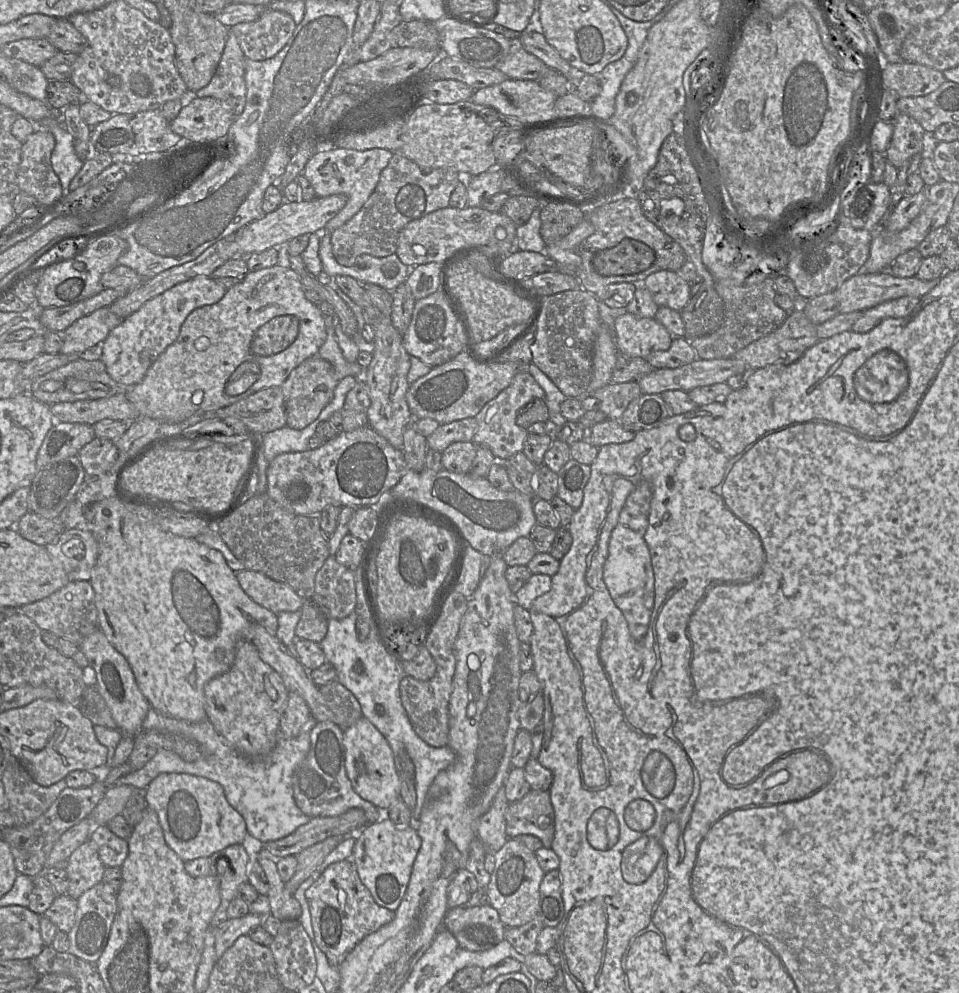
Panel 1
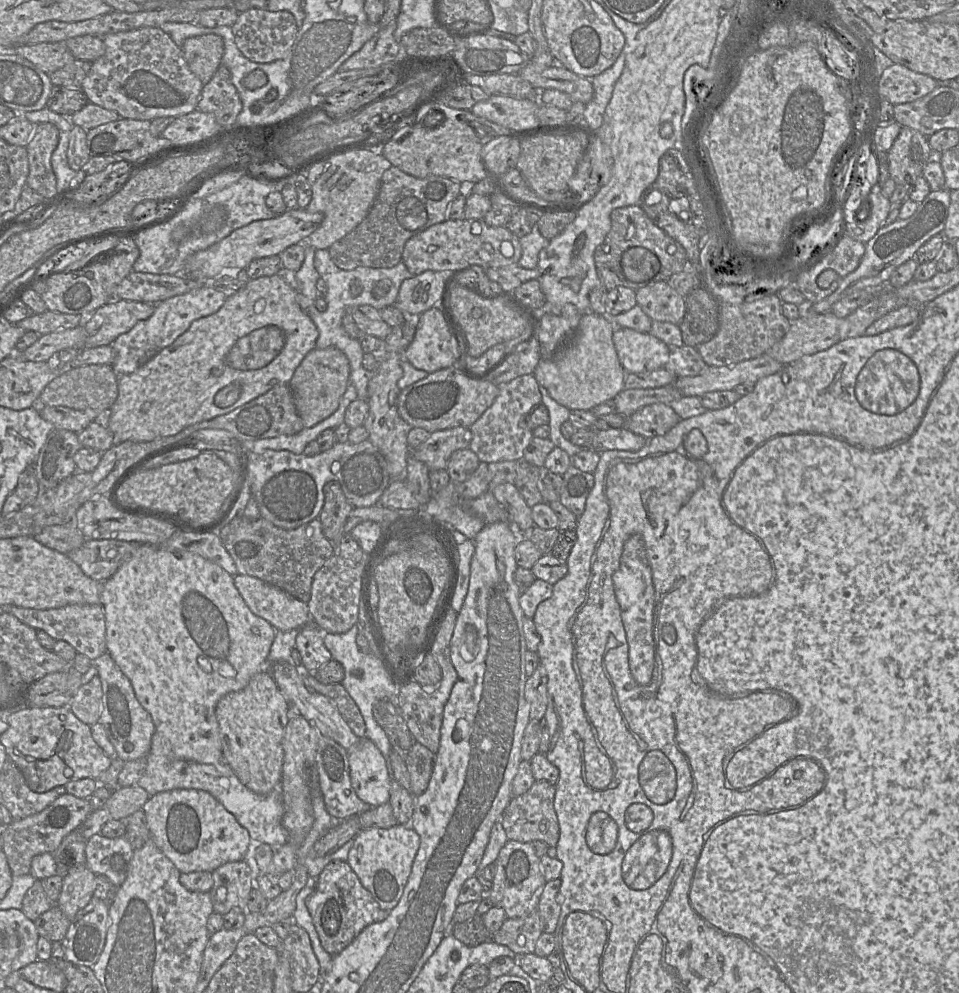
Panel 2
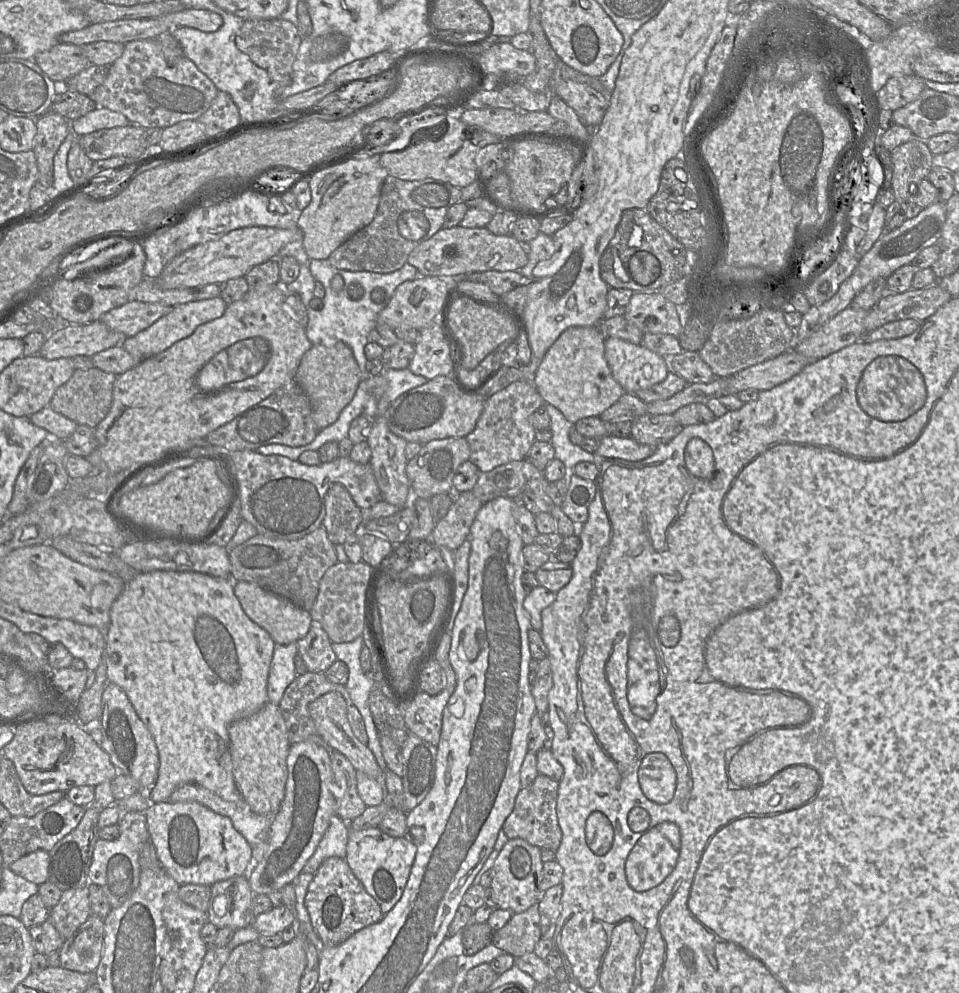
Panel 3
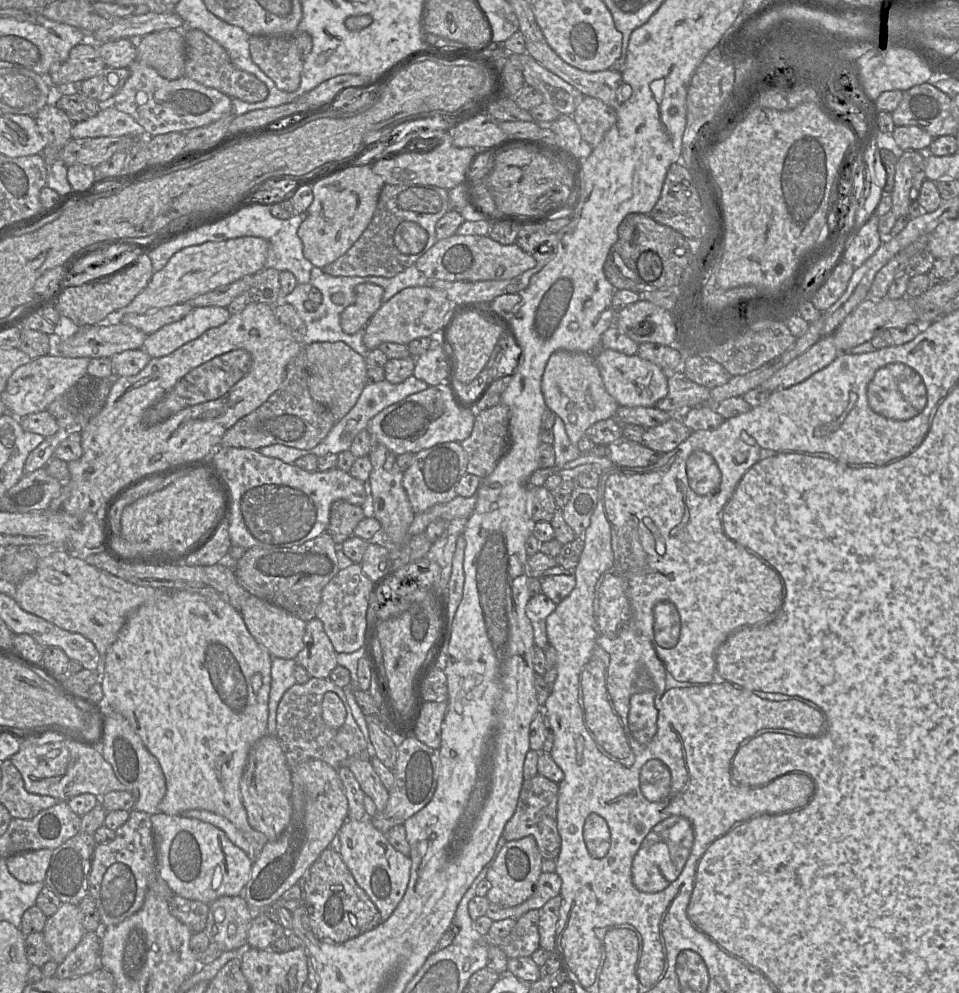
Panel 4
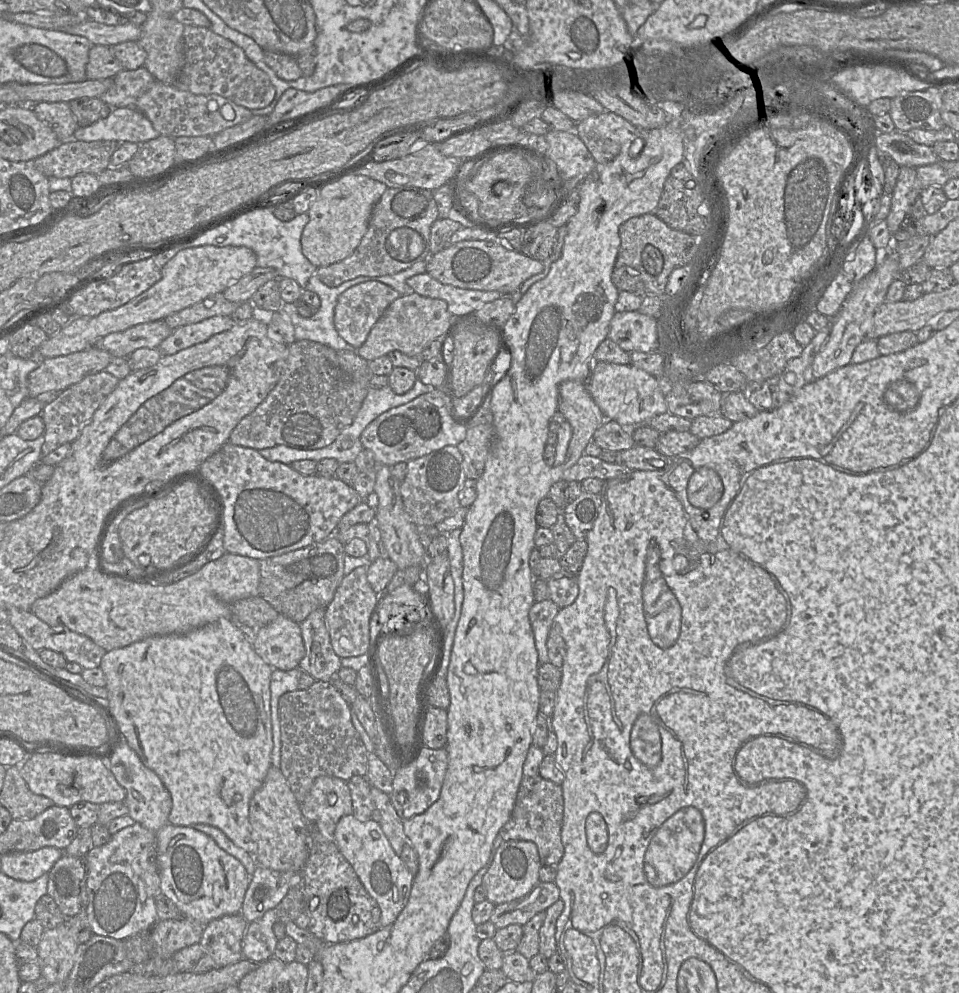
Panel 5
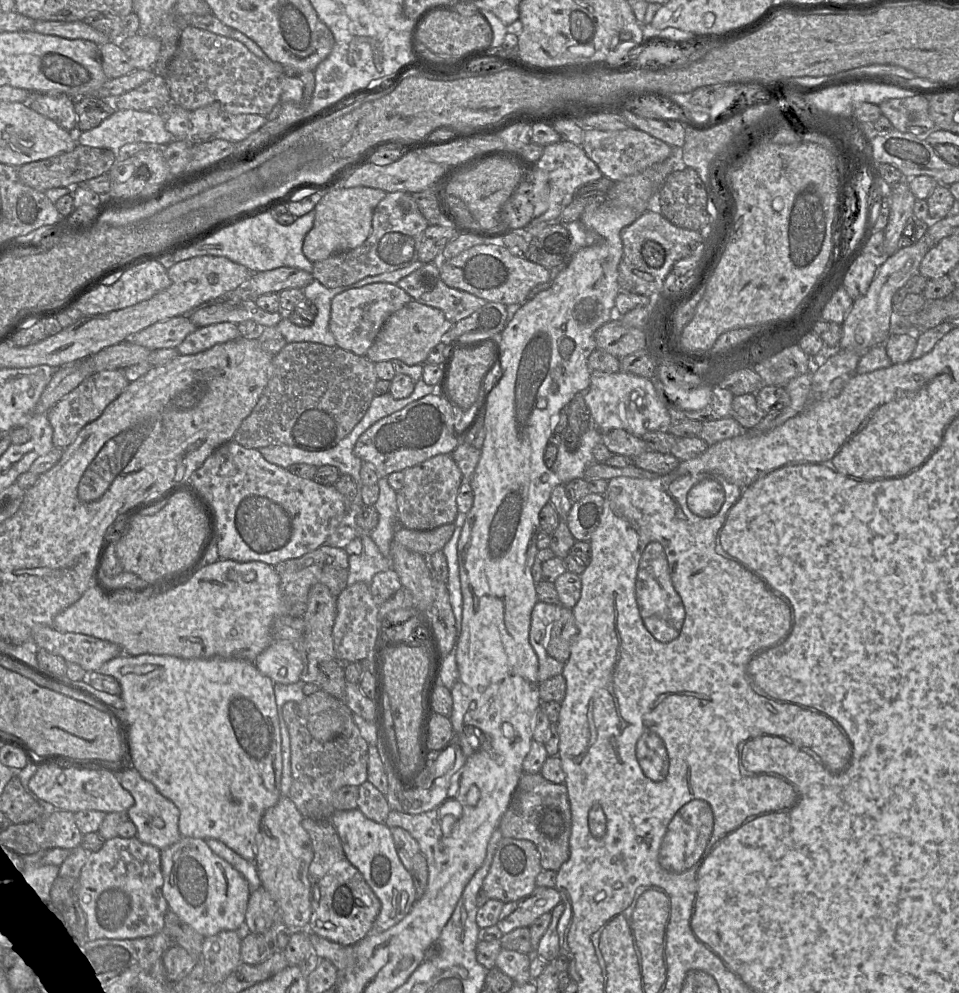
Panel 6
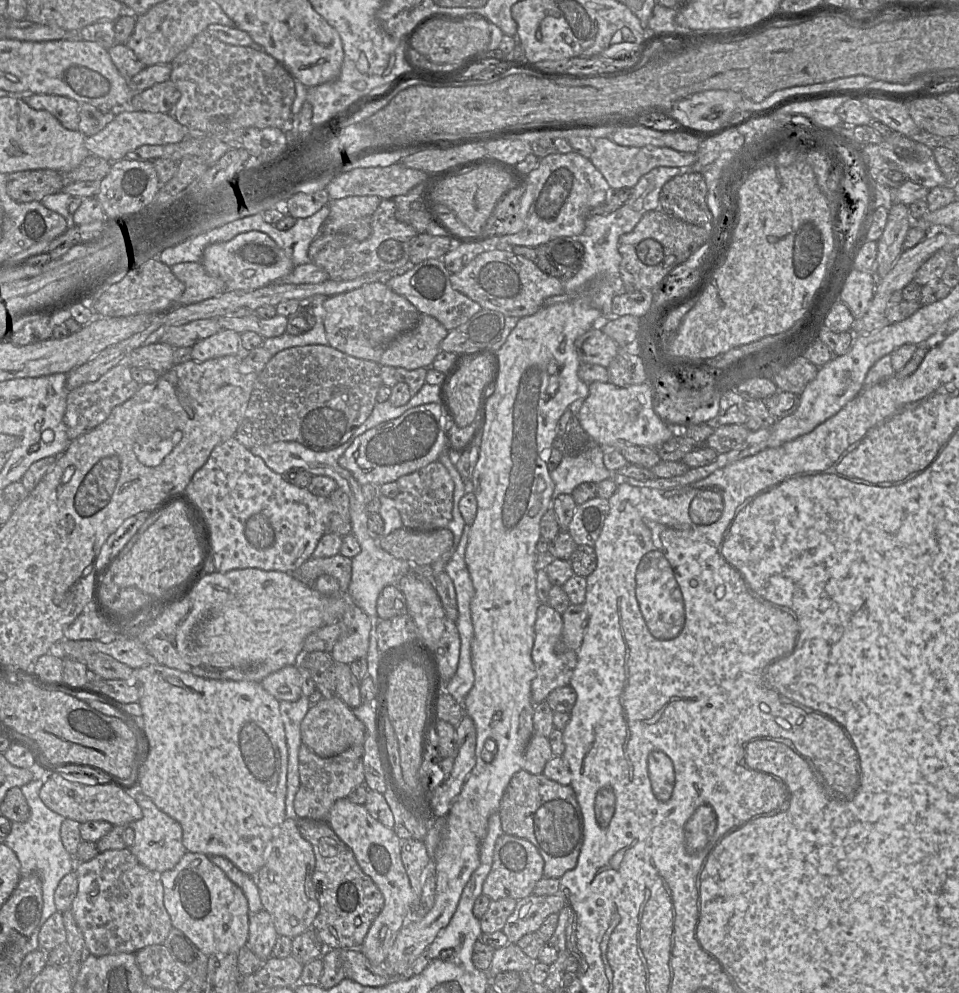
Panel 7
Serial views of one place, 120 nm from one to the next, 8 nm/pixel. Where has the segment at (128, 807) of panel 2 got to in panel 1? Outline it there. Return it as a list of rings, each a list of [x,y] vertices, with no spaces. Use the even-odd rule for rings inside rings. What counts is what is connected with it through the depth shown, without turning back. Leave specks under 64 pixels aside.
[[[115,785],[108,788],[88,818],[95,826],[106,825],[116,815],[122,813],[135,789],[131,785]]]

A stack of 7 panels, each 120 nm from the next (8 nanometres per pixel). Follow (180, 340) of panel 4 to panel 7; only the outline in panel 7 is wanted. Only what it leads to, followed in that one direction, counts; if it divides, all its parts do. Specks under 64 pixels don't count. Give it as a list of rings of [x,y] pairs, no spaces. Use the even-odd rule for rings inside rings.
[[[221,329],[216,334],[200,340],[192,346],[191,356],[193,360],[202,362],[213,358],[228,355],[240,355],[240,334],[229,329]]]

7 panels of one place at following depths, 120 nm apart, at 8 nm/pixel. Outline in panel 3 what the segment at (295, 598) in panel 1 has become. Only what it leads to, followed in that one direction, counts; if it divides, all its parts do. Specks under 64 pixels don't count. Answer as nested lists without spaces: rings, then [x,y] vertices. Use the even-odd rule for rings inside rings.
[[[233,581],[234,593],[247,616],[265,629],[276,644],[290,644],[306,636],[312,624],[310,612],[296,606],[288,599],[276,595],[256,583]]]

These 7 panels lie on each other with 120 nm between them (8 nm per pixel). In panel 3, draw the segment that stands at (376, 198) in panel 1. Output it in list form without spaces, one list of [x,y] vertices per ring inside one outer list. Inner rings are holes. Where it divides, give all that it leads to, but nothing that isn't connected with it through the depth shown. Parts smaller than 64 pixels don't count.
[[[388,175],[372,222],[334,250],[328,258],[329,263],[352,272],[389,274],[401,269],[418,245],[443,228],[448,209],[461,201],[461,189],[433,178],[405,181]]]

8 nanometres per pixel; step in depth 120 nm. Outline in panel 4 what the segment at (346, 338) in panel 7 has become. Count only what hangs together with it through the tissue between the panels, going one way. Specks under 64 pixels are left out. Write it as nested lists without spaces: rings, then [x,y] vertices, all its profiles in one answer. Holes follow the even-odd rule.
[[[372,283],[359,284],[355,288],[356,300],[341,314],[340,326],[344,333],[355,334],[365,328],[382,306],[384,289]]]

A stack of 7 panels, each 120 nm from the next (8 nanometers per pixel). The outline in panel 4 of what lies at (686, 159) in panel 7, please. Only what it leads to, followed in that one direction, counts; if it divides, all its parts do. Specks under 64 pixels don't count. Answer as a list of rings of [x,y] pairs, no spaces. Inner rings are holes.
[[[584,96],[572,118],[582,138],[593,148],[599,145],[606,132],[616,122],[616,111],[602,101]]]

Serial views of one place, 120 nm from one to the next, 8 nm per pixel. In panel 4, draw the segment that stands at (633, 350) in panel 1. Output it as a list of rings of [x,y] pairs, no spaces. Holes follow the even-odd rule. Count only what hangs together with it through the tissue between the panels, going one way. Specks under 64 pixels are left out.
[[[598,349],[594,352],[607,392],[624,407],[654,407],[668,393],[667,373],[658,365],[635,355],[626,355],[612,349]]]

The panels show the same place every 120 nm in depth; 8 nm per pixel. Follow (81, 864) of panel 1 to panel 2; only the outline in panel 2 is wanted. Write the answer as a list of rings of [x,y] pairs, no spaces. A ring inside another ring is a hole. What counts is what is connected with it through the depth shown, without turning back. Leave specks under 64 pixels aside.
[[[86,865],[63,877],[63,886],[56,905],[69,921],[91,901],[96,888],[95,878],[96,875]]]

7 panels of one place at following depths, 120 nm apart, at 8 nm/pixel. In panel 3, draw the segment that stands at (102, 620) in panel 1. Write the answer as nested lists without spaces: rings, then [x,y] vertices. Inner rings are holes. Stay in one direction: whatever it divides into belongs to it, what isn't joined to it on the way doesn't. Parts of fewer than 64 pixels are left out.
[[[155,570],[139,572],[131,580],[126,581],[123,591],[110,609],[110,625],[106,632],[105,645],[107,676],[111,683],[125,691],[156,744],[159,754],[159,770],[155,786],[147,792],[151,803],[167,802],[178,787],[187,783],[204,787],[226,801],[237,802],[243,799],[233,777],[228,727],[238,719],[255,714],[269,702],[267,686],[274,647],[275,642],[270,634],[253,622],[244,612],[234,593],[234,582],[231,578],[216,577],[196,571]]]

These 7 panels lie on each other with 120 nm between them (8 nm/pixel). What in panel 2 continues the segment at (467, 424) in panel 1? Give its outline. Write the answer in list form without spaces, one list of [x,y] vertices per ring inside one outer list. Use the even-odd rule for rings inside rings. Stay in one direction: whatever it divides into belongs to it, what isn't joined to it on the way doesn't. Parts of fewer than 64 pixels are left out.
[[[454,427],[433,432],[411,455],[423,462],[430,471],[446,469],[451,454],[470,446],[472,432],[467,427]]]

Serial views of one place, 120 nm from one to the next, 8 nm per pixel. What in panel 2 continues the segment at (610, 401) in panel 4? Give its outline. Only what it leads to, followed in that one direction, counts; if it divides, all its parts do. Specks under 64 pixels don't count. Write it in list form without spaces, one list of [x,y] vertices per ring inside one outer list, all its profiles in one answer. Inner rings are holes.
[[[584,314],[570,340],[551,358],[541,358],[533,375],[545,387],[549,395],[569,410],[591,410],[593,407],[613,400],[624,388],[625,370],[617,355],[613,342],[613,325],[603,315]]]

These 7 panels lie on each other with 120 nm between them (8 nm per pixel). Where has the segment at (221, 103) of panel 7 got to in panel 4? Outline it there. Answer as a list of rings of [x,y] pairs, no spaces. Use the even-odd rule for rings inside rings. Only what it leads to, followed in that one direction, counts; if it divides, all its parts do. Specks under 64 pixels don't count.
[[[198,29],[184,32],[186,63],[184,75],[196,82],[214,88],[230,98],[256,103],[268,96],[267,86],[253,74],[237,69],[231,62],[227,51],[215,40]]]

